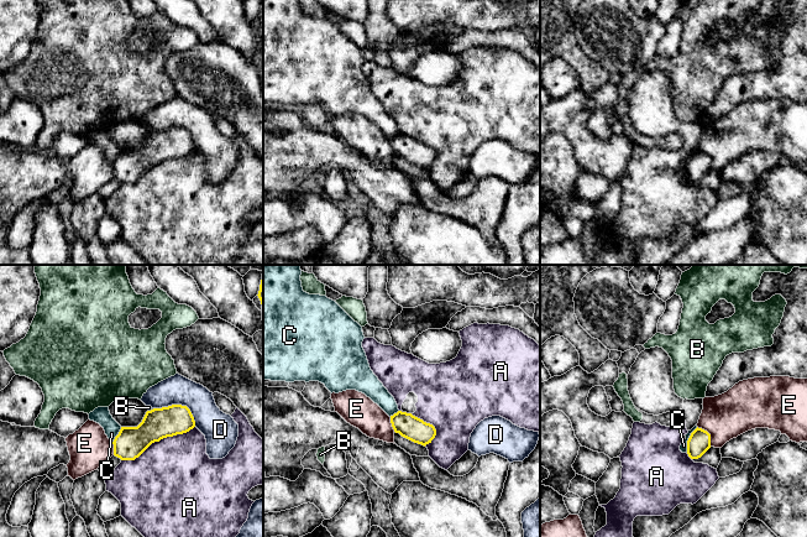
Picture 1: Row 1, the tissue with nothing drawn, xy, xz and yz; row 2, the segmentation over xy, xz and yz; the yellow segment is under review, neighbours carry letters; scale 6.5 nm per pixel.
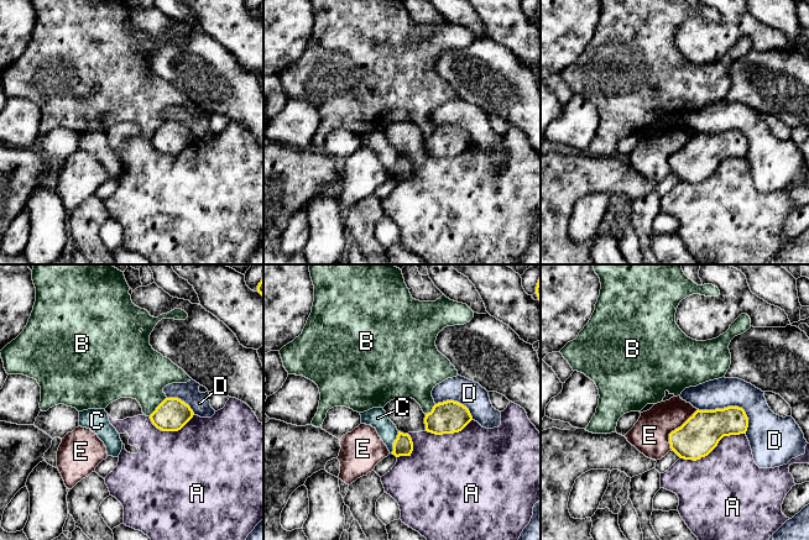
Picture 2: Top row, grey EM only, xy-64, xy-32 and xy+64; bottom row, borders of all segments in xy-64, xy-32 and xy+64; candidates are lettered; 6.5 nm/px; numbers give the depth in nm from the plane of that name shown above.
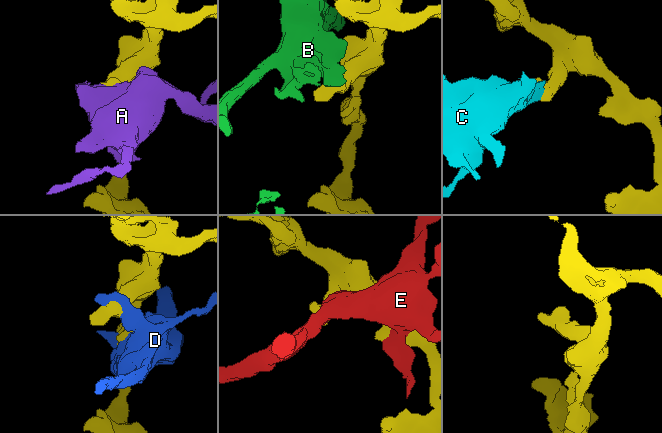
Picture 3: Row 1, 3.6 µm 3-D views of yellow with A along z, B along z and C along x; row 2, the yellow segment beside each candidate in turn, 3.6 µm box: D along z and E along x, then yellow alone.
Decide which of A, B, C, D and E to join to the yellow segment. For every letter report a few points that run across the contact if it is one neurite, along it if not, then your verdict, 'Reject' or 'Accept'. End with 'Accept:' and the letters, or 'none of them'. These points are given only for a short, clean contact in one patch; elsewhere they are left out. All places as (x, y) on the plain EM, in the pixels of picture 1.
A: Reject
B: Line: xy (153, 131), (148, 134). Reject
C: Line: yz (697, 150), (687, 163), (686, 175). Reject
D: Reject
E: Reject
Accept: none of them

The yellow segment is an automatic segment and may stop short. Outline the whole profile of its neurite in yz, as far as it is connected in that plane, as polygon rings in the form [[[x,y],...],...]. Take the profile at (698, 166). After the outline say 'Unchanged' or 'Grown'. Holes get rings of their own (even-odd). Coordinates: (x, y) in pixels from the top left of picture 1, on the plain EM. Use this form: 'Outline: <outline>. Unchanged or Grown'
Outline: [[[696,151],[687,163],[687,177],[691,182],[701,181],[711,171],[711,157],[702,152]]]. Unchanged

